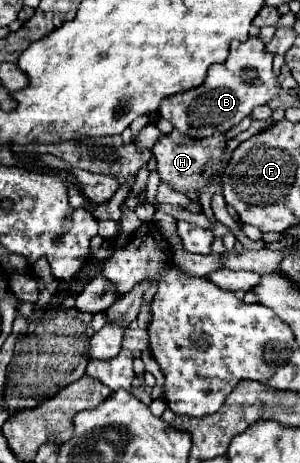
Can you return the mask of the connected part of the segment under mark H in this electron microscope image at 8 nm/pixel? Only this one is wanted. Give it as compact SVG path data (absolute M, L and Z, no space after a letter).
M174 130L172 134L166 134L166 136L162 136L156 142L154 148L152 148L152 152L154 152L156 160L158 160L156 168L158 168L160 180L166 182L166 184L170 184L174 190L186 194L188 190L198 192L200 188L204 188L210 182L216 166L222 160L224 148L226 148L224 134L214 134L212 138L194 140L194 138L188 138L188 136L180 134L178 130Z

